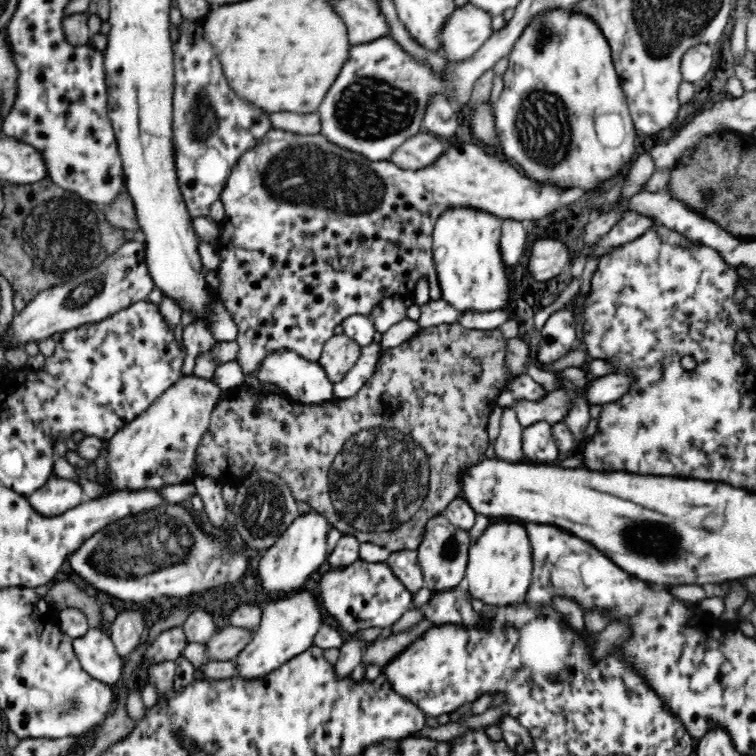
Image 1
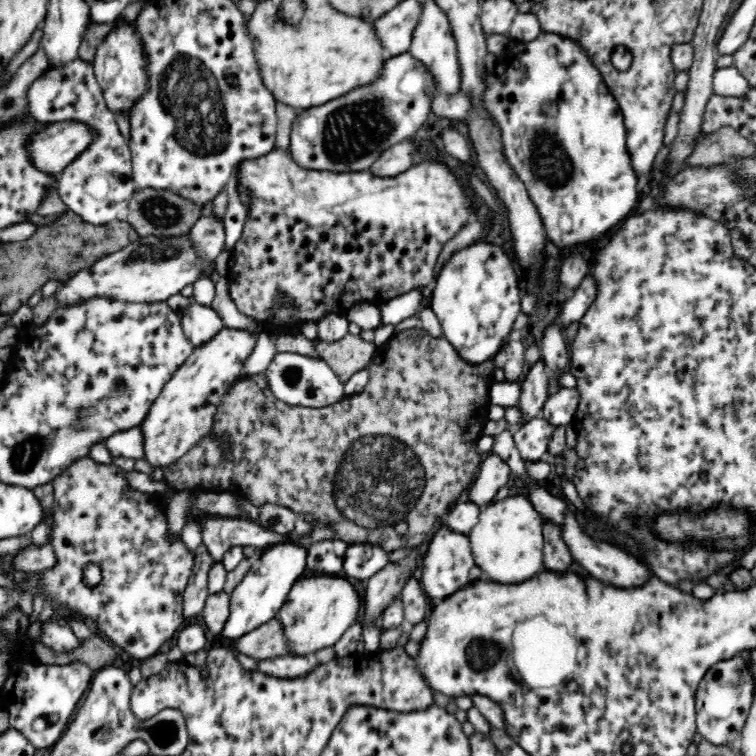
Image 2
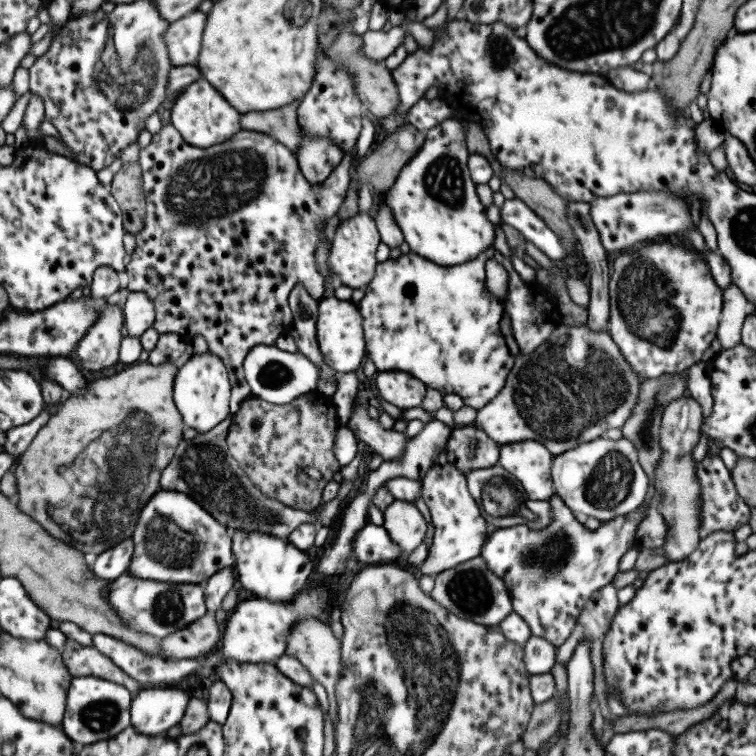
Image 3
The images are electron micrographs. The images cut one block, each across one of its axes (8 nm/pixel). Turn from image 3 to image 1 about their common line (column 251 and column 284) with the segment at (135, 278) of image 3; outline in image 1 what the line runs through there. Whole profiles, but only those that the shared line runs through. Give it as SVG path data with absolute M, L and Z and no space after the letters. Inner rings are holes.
M273 128L265 136L263 142L260 142L255 148L246 152L238 159L235 166L232 167L226 182L226 188L220 194L220 199L225 208L225 217L220 222L220 238L214 243L215 249L219 254L219 266L216 271L221 283L220 297L222 297L224 305L234 315L234 322L236 322L238 329L236 340L240 349L238 362L242 365L244 373L246 373L244 384L248 386L248 389L252 389L254 393L283 395L283 392L279 392L277 386L260 384L255 380L255 376L253 376L253 370L260 362L260 359L267 355L267 352L288 348L298 352L304 358L318 361L325 342L333 335L332 329L340 325L348 316L368 316L372 308L379 305L381 300L389 299L396 295L411 298L420 282L425 282L430 287L430 299L440 299L442 292L440 287L438 287L438 281L436 281L431 248L435 224L438 222L440 214L444 214L446 210L450 210L450 208L451 210L454 210L454 208L467 208L468 210L479 210L480 212L491 214L500 220L514 220L525 223L526 220L536 220L536 218L542 218L552 213L554 204L558 202L560 195L566 191L554 188L553 186L541 186L537 182L532 182L532 180L528 180L528 178L519 174L512 165L506 163L503 157L498 159L492 158L482 148L472 144L452 146L440 158L420 170L404 170L398 168L389 160L374 162L366 159L359 153L340 149L328 142L328 140L324 140L324 136L320 136L318 133L300 135Z

